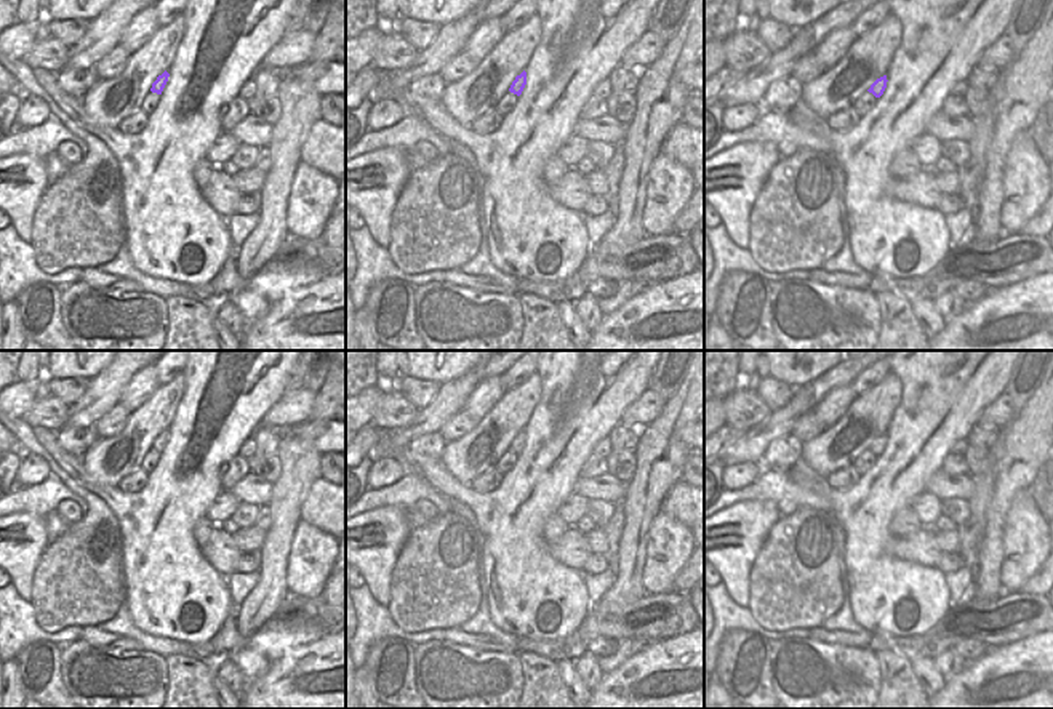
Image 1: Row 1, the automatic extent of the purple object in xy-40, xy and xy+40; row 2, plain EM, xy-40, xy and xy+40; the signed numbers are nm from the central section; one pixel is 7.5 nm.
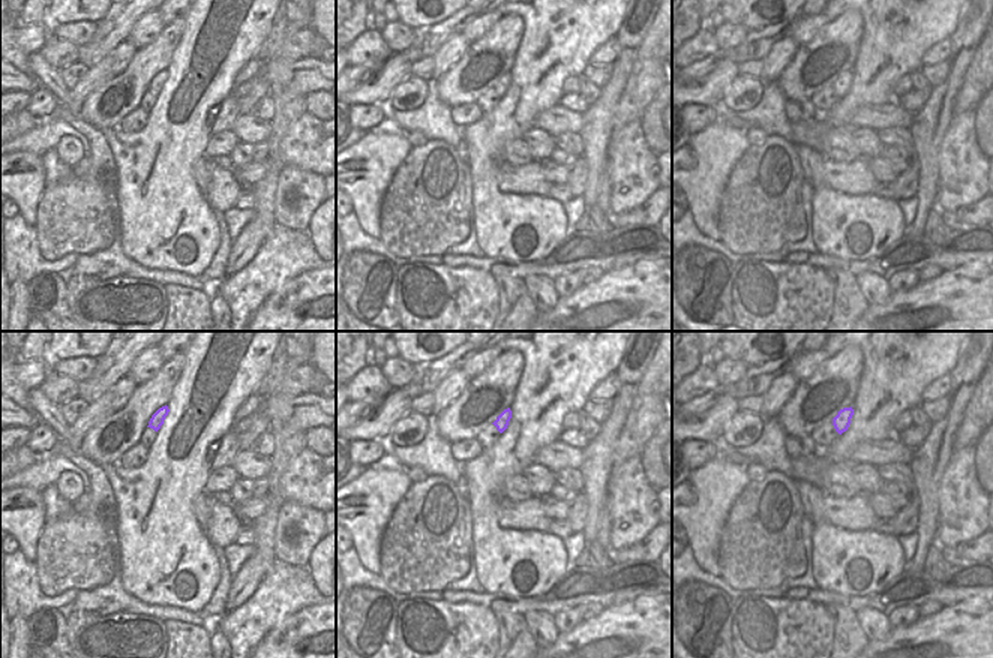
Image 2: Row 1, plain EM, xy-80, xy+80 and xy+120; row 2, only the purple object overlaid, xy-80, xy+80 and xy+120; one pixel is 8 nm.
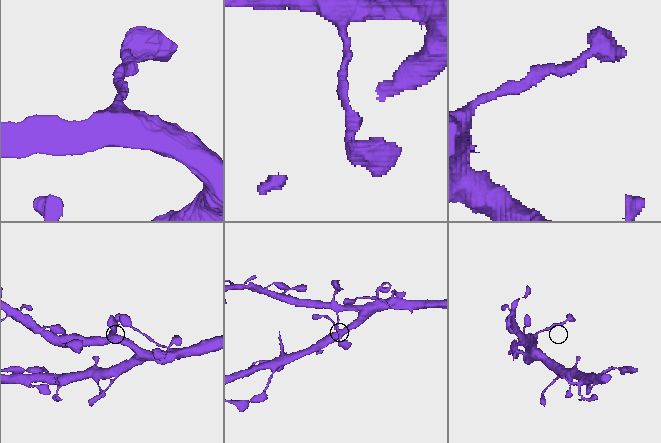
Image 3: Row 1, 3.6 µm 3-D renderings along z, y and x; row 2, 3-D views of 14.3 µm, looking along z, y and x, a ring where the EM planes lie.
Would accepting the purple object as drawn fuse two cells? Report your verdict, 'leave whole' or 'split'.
leave whole

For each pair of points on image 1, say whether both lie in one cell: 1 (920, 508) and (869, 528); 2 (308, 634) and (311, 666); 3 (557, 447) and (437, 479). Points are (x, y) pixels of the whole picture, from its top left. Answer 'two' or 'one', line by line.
1: two
2: two
3: one

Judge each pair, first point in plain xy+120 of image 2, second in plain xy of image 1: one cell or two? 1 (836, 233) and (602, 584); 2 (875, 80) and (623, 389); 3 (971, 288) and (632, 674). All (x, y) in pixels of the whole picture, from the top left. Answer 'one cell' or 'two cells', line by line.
1: two cells
2: one cell
3: one cell

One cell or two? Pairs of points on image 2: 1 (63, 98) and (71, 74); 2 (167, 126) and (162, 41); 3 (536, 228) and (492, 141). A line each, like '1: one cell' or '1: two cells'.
1: two cells
2: two cells
3: one cell

